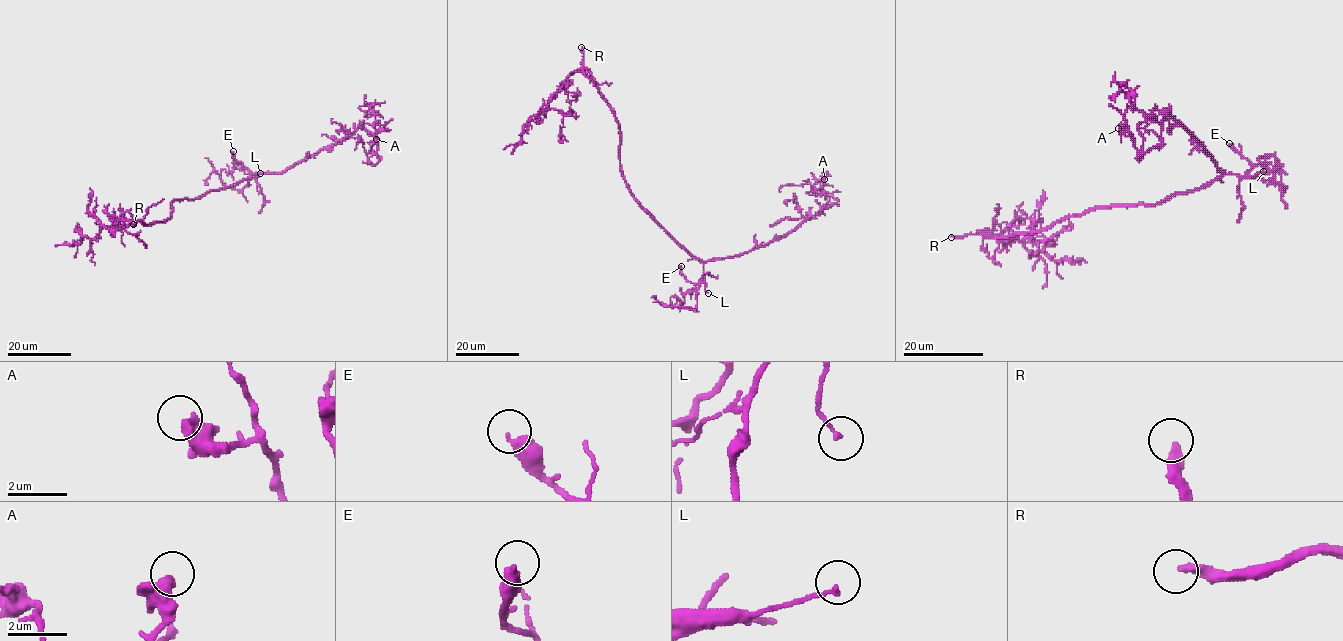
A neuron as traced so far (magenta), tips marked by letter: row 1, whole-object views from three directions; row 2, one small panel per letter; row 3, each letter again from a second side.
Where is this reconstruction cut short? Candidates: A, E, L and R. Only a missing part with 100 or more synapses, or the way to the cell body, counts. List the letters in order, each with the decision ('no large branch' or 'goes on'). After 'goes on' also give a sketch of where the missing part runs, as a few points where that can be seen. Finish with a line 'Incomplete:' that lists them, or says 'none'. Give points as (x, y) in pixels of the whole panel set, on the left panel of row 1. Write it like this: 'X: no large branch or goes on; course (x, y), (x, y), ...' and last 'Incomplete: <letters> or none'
A: no large branch
E: no large branch
L: no large branch
R: goes on; course (133, 224), (121, 218), (105, 221), (68, 245), (64, 262), (106, 274), (121, 266)
Incomplete: R

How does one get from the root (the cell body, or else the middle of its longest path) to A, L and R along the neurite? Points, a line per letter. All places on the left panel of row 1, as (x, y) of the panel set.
A: (214, 190), (285, 172), (359, 127), (373, 136), (375, 165), (368, 153), (376, 139)
L: (214, 190), (234, 186), (260, 173)
R: (214, 190), (196, 198), (174, 201), (171, 215), (166, 220), (152, 224), (137, 221), (133, 224)

